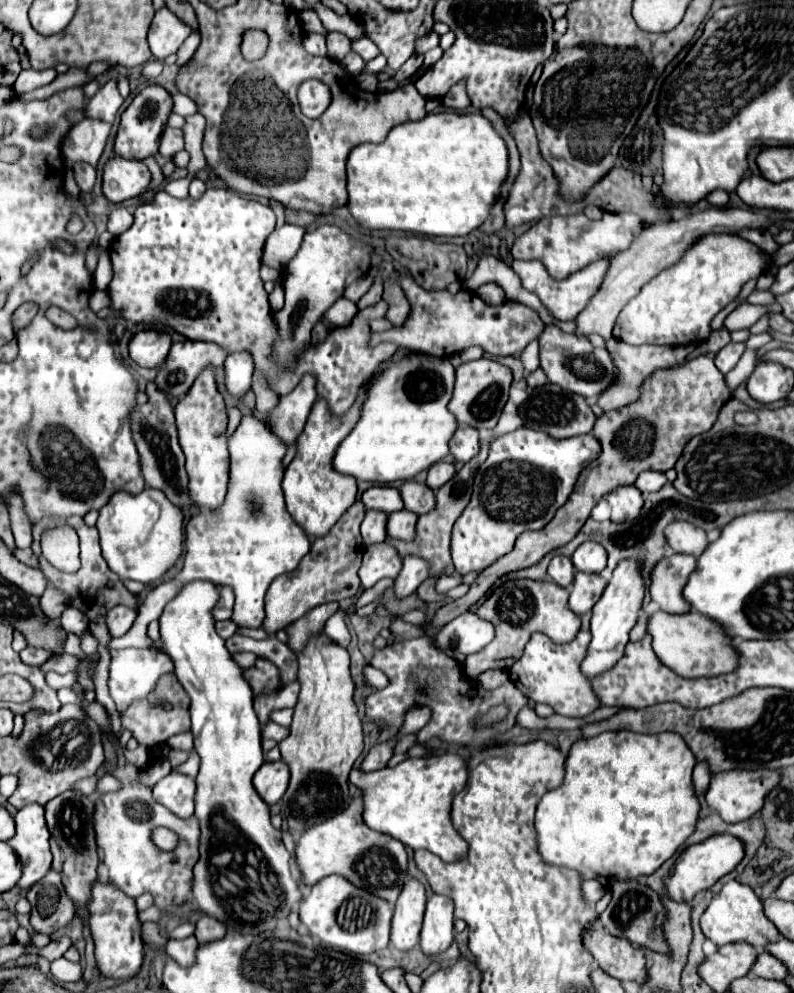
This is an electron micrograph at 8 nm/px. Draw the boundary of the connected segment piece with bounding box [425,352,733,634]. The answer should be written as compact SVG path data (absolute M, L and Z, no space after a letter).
M705 352L681 366L657 368L653 374L649 374L643 380L643 384L639 388L639 398L635 402L601 414L593 428L593 436L601 444L601 454L597 460L593 460L593 464L589 464L579 474L579 480L577 480L575 490L569 496L567 504L557 510L557 514L545 528L541 528L537 532L521 534L515 542L515 548L507 556L499 558L489 568L485 568L477 576L477 580L471 584L469 592L463 598L453 600L453 602L445 604L443 608L439 608L435 612L435 616L425 624L425 630L431 634L433 630L439 630L453 618L467 612L469 606L473 606L481 596L487 594L487 590L495 584L495 580L499 576L519 570L519 568L533 566L547 552L573 540L573 536L581 530L581 526L589 518L591 508L613 488L625 486L625 484L635 484L637 476L643 470L667 472L669 468L673 468L675 462L679 460L685 444L693 436L707 432L717 422L723 402L727 402L733 394L733 390L725 382L725 376L713 364L713 358L715 358L713 352Z

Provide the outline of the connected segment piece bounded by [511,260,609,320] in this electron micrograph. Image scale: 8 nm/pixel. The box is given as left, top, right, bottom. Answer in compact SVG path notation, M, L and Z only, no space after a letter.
M515 260L511 264L511 268L515 270L515 274L521 278L521 284L523 288L527 288L529 292L535 292L543 306L557 318L557 320L575 320L577 314L587 306L587 302L591 300L591 296L597 292L603 276L605 276L605 268L607 268L609 260L597 260L593 264L589 264L587 268L567 276L565 280L555 280L549 276L549 272L545 270L545 266L539 262L539 260L529 260L529 262L521 262L521 260Z

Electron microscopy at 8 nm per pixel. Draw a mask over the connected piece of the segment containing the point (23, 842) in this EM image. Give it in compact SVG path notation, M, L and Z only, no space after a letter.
M27 804L15 814L17 834L9 840L23 864L23 876L17 886L29 888L39 882L51 868L49 830L41 804Z

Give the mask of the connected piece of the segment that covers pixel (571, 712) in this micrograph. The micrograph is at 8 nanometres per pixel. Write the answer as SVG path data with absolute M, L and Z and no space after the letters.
M580 630L575 640L567 644L555 644L541 632L535 632L525 646L523 656L511 666L509 678L513 684L533 702L549 704L557 714L569 718L583 718L597 708L597 696L593 696L592 685L581 676L577 664L581 664L581 656L585 656L585 644L591 641L590 631Z

